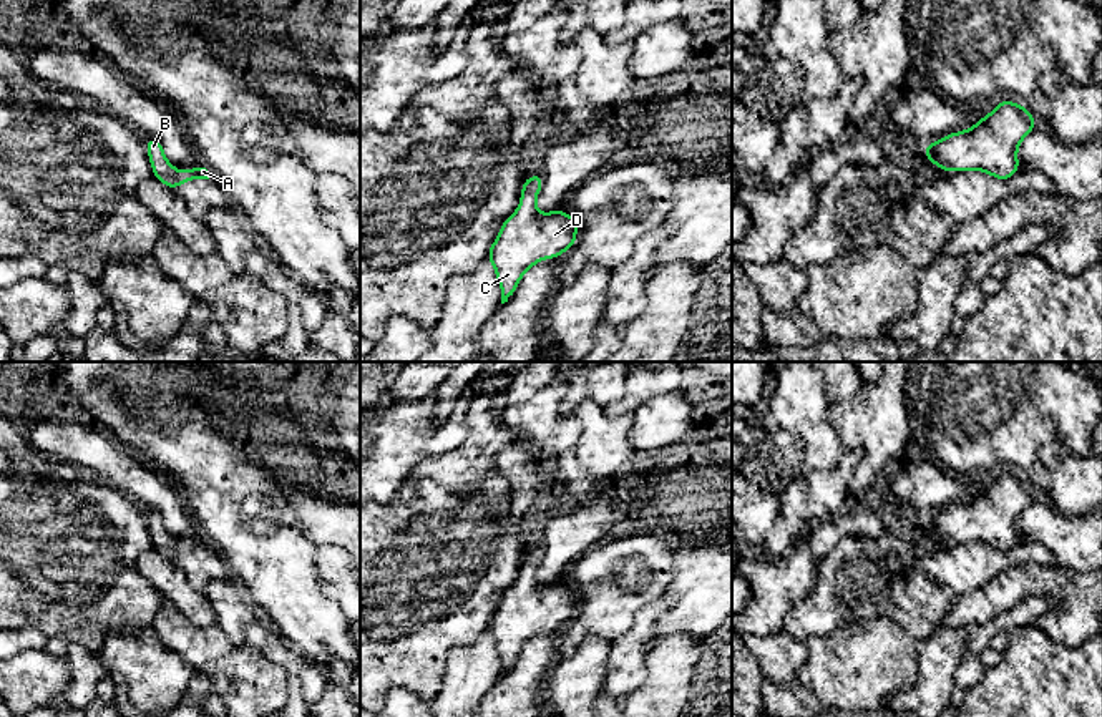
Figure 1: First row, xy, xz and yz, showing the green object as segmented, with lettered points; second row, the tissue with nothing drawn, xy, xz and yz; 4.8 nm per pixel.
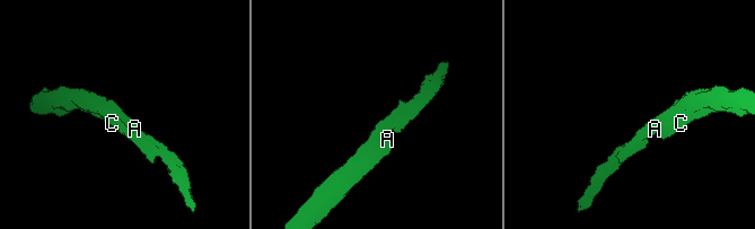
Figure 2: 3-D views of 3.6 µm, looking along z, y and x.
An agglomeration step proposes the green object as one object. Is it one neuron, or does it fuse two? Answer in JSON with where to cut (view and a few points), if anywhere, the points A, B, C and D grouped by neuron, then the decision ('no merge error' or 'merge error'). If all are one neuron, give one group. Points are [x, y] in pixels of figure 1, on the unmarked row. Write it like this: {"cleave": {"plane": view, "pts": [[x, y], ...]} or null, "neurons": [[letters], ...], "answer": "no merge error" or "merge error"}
{"cleave": null, "neurons": [["A", "B", "C", "D"]], "answer": "no merge error"}

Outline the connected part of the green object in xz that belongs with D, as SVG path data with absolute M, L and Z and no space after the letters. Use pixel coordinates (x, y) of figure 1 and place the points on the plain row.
M543 548L524 551L518 581L505 591L501 602L490 617L488 632L501 657L501 676L514 666L521 649L539 632L561 629L574 617L578 594L559 579L551 584L536 581Z

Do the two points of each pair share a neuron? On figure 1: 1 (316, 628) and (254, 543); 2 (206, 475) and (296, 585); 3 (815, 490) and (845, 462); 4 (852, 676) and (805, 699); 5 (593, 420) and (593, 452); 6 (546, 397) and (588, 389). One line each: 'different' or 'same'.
1: same
2: same
3: same
4: different
5: same
6: different

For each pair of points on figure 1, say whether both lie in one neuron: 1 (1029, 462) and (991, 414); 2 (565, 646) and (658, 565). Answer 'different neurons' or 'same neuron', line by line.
1: same neuron
2: same neuron

